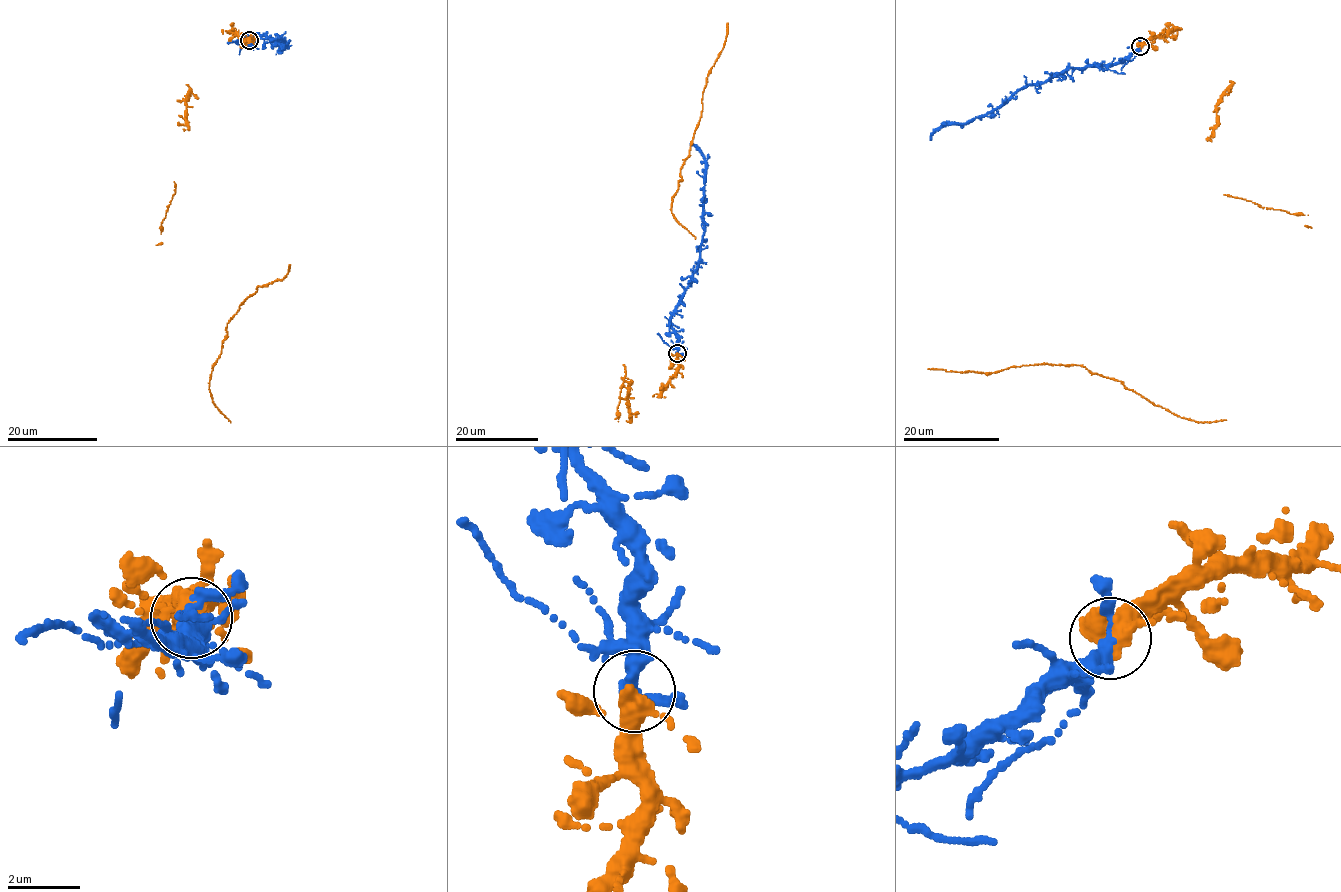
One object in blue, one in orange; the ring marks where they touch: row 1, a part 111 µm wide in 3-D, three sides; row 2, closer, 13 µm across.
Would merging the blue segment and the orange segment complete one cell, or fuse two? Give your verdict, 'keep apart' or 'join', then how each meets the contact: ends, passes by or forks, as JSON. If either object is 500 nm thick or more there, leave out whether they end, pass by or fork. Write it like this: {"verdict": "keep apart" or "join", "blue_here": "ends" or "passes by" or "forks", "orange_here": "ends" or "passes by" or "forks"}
{"verdict": "join", "blue_here": "passes by", "orange_here": "passes by"}

